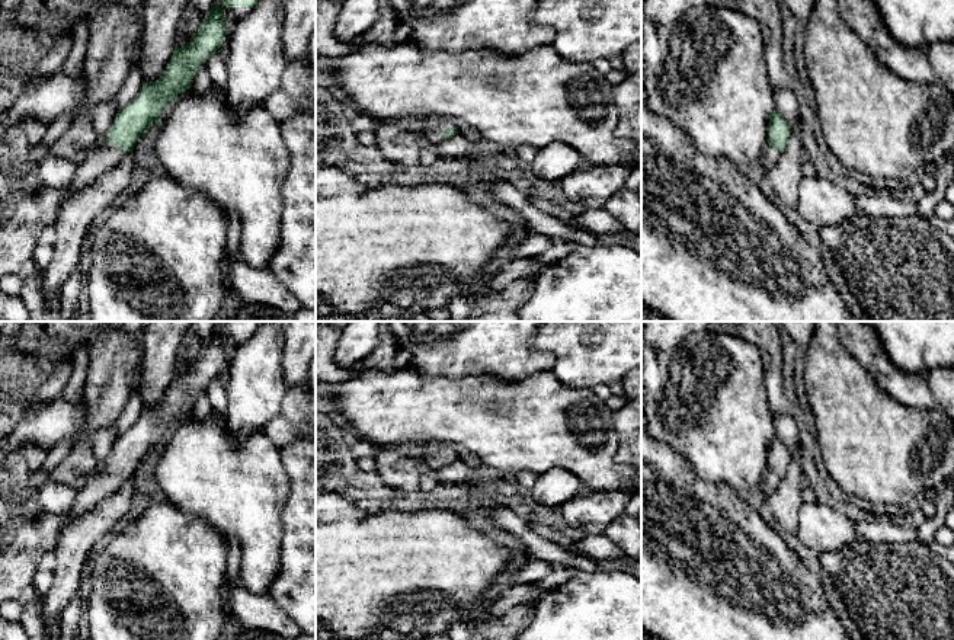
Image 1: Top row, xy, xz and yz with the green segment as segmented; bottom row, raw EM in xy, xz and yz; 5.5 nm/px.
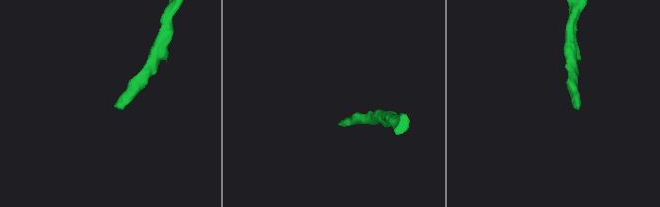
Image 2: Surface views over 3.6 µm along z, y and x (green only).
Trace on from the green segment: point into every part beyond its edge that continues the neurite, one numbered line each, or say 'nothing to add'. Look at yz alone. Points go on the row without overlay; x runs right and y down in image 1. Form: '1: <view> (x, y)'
1: yz (770, 482)

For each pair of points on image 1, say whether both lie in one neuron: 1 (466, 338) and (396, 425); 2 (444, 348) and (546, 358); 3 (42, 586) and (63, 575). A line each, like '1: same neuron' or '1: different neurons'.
1: different neurons
2: same neuron
3: different neurons

